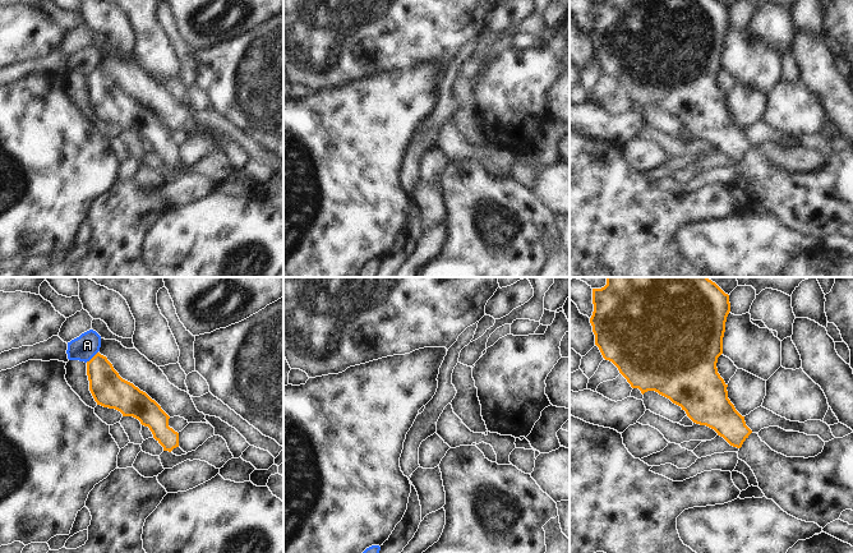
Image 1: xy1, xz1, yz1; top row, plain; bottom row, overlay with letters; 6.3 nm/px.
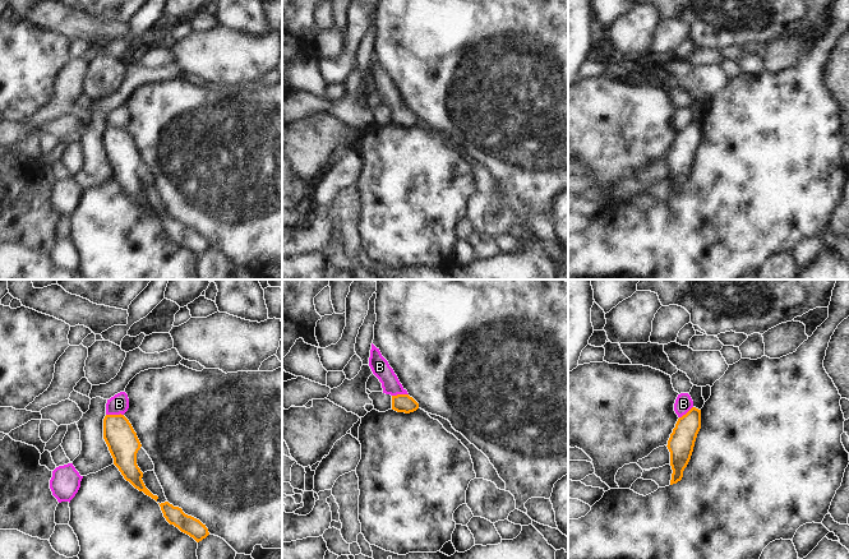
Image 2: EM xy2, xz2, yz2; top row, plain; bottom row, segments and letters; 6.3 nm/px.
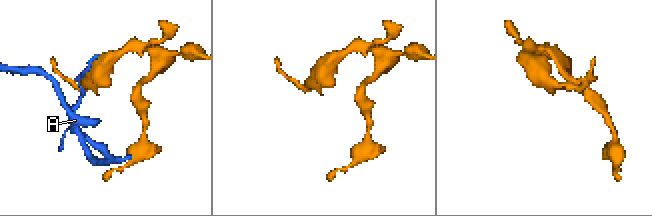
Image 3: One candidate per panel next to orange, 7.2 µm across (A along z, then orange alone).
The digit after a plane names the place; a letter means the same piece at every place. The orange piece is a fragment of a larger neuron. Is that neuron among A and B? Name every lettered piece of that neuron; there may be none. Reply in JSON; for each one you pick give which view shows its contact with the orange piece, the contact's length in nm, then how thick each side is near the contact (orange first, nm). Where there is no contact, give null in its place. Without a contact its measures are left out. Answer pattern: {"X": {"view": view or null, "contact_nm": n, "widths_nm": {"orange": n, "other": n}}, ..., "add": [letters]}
{"add": []}

